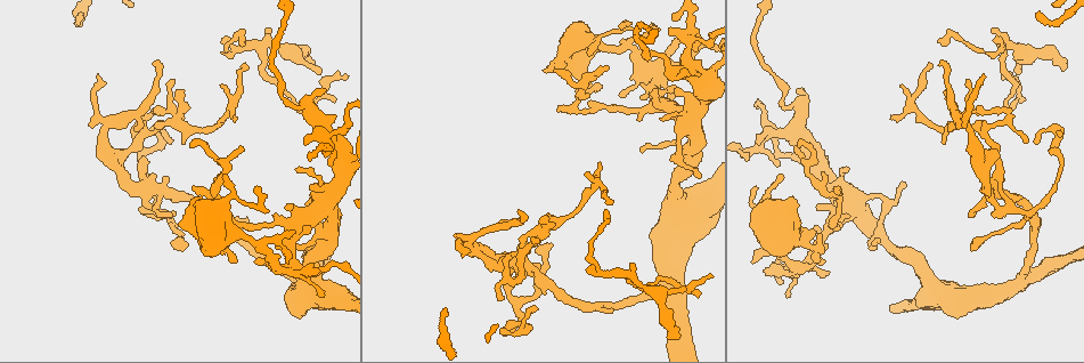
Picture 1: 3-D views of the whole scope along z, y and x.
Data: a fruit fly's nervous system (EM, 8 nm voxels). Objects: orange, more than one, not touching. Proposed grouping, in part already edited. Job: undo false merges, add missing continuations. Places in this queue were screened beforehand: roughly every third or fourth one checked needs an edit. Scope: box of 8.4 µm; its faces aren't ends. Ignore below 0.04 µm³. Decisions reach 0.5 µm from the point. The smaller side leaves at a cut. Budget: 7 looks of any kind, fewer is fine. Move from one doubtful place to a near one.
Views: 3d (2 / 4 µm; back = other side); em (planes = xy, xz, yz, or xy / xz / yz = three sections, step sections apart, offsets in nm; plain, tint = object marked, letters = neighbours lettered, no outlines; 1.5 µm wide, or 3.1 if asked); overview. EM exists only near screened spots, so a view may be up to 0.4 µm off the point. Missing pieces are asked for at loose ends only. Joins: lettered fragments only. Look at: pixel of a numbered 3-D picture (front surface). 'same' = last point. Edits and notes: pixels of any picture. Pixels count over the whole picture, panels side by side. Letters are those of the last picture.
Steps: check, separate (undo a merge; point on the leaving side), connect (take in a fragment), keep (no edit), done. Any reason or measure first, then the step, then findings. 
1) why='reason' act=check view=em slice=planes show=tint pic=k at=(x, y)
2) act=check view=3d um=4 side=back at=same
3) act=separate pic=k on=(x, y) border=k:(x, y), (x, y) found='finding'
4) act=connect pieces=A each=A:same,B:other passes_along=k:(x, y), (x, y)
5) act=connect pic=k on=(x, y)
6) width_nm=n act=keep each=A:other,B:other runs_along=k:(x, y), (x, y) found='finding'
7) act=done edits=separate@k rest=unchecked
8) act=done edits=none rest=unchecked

why='abrupt turn' act=check view=em slice=xz step=8 show=tint pic=1 at=(298, 107)

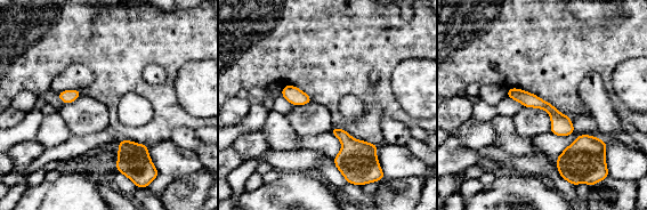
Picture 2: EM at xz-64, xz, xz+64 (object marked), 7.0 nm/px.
why='what lies round it' act=check view=em slice=xz step=8 show=letters at=same

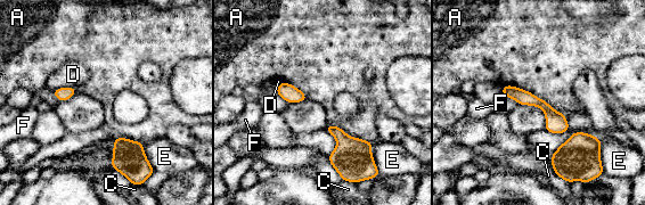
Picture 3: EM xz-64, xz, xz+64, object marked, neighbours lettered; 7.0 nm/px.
act=keep each=A:other,C:other,D:other,E:other,F:other border=3:(325, 126), (373, 142) found='all the same cell'

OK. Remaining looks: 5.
why='arms part here' act=check view=3d um=4 pic=1 at=(288, 267)

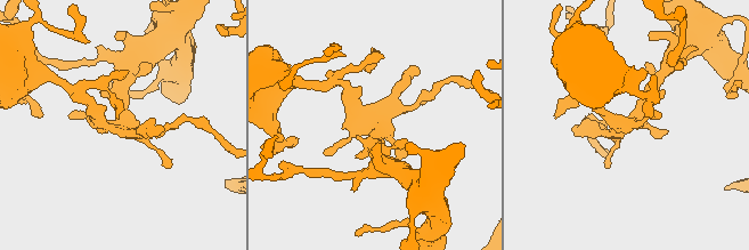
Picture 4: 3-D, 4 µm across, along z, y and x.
act=check view=em slice=xz step=4 show=tint pic=4 at=(376, 125)

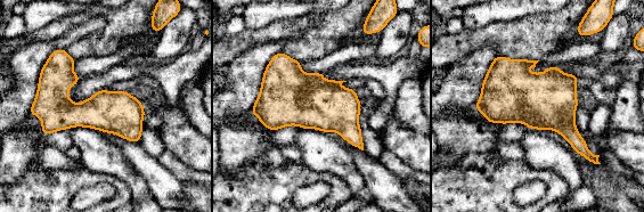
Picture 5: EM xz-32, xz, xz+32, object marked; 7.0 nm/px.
act=check view=em slice=xz step=4 show=letters at=same

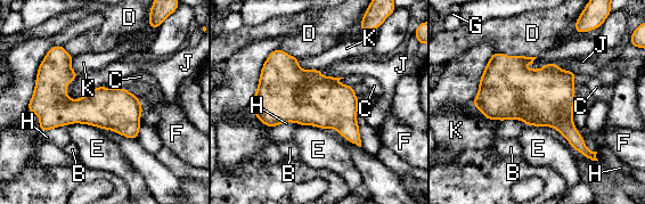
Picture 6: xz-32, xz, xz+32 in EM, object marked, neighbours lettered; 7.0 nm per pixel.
width_nm=300 act=keep each=B:other,C:other,D:other,E:other,F:other,G:other,H:other,J:other,K:other border=6:(472, 104), (486, 117), (500, 121) found='continuous, no second cell'

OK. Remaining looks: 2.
act=done edits=none rest=unchecked

